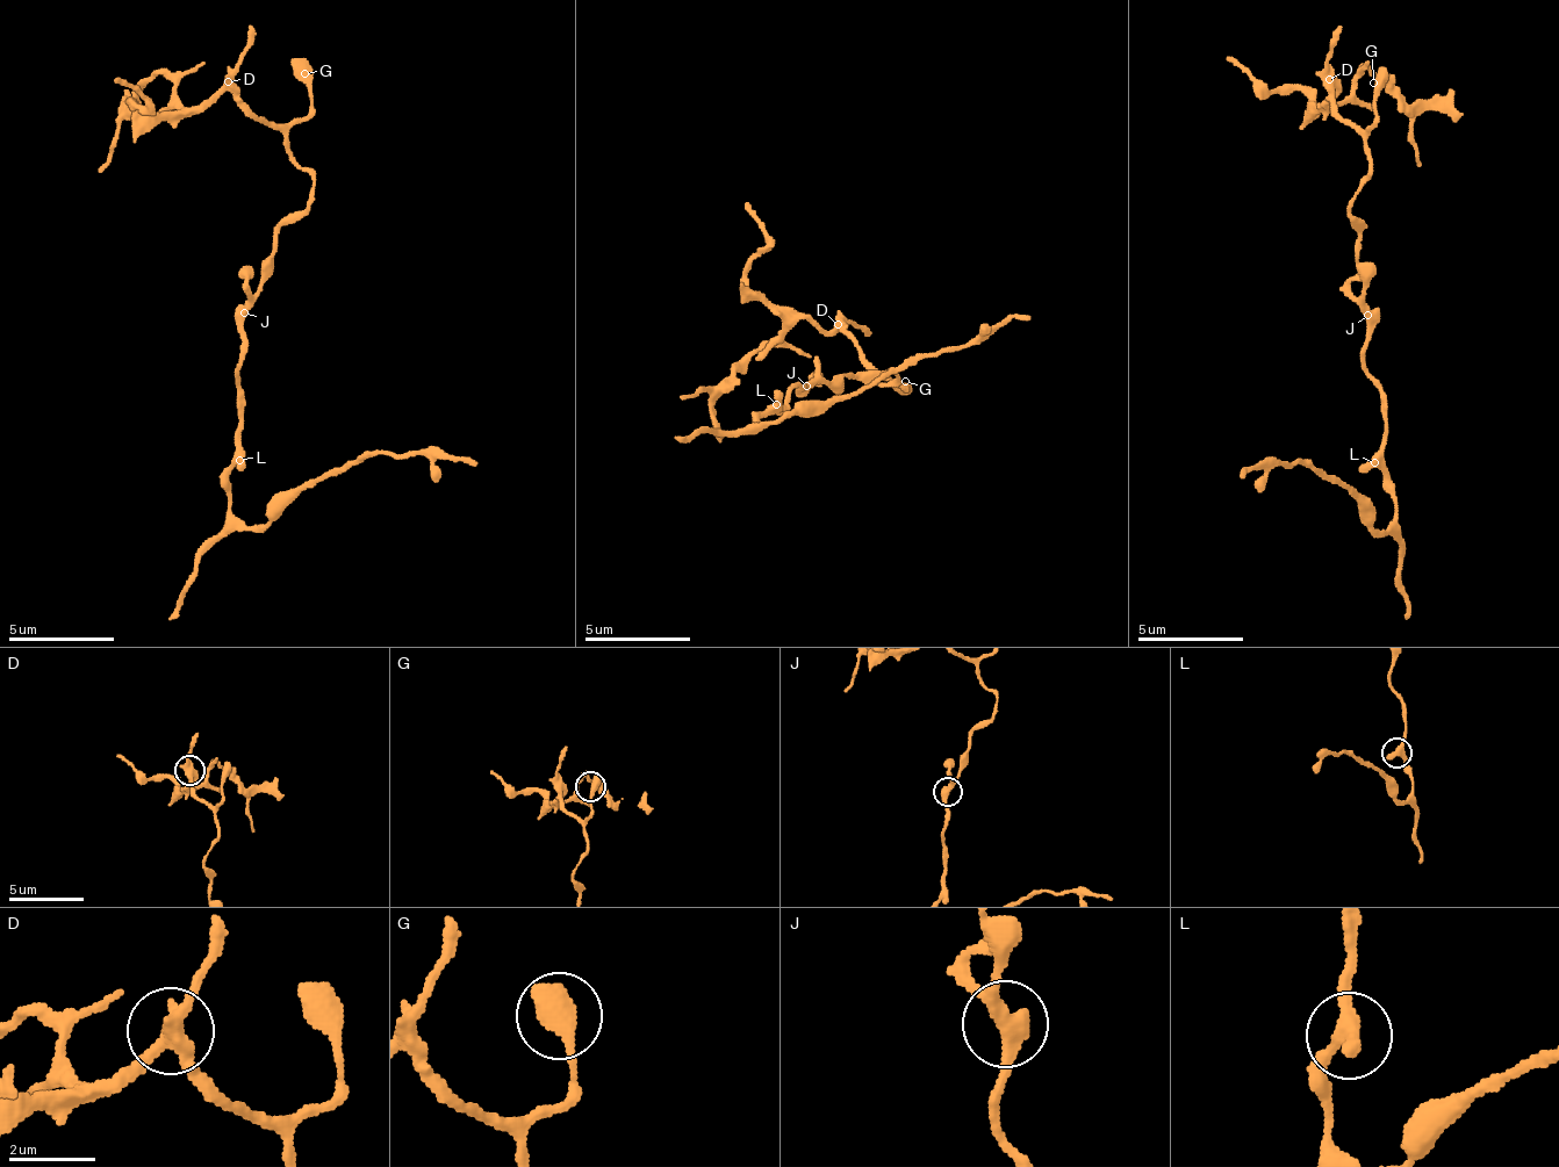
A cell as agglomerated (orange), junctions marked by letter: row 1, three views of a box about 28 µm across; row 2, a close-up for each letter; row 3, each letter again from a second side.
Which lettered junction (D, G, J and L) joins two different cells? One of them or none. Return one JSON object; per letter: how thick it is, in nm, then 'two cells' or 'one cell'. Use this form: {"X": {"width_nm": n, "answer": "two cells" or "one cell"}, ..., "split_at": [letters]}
{"D": {"width_nm": 340, "answer": "two cells"}, "G": {"width_nm": 600, "answer": "one cell"}, "J": {"width_nm": 320, "answer": "one cell"}, "L": {"width_nm": 380, "answer": "one cell"}, "split_at": ["D"]}

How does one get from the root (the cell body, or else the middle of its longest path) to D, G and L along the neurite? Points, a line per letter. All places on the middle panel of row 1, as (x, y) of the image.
D: (806, 386), (837, 381), (852, 374), (896, 371), (897, 375), (879, 383), (853, 336), (835, 323)
G: (806, 386), (896, 371), (892, 380), (879, 383), (879, 376), (905, 381)
L: (806, 386), (791, 386), (789, 403), (778, 413), (776, 404)

